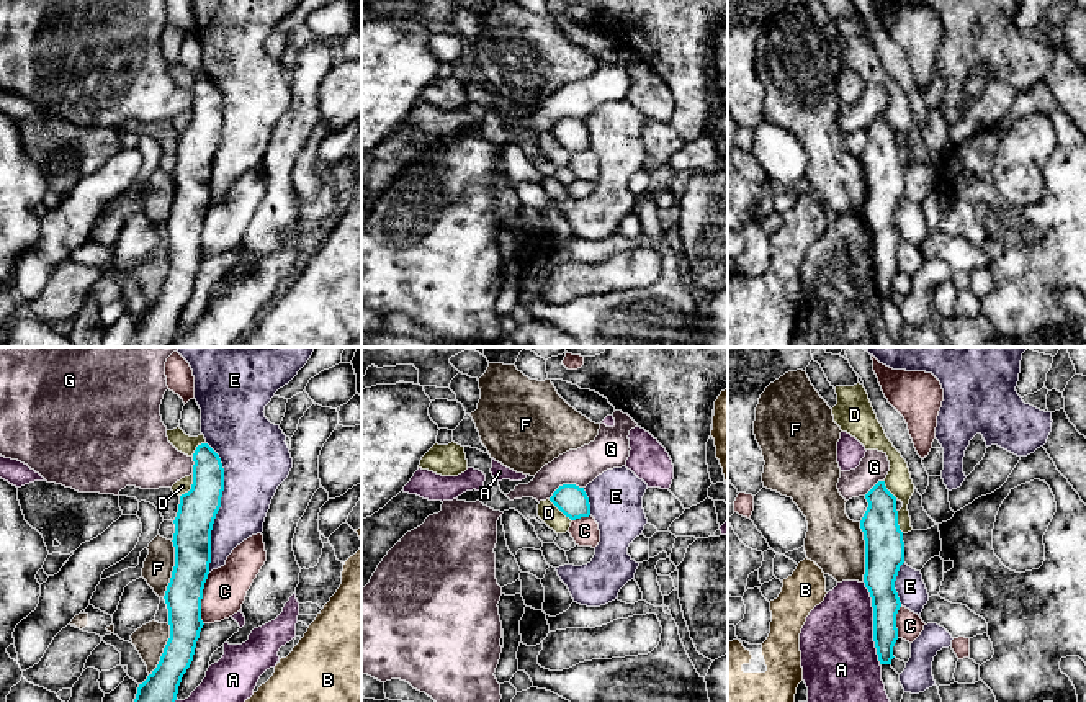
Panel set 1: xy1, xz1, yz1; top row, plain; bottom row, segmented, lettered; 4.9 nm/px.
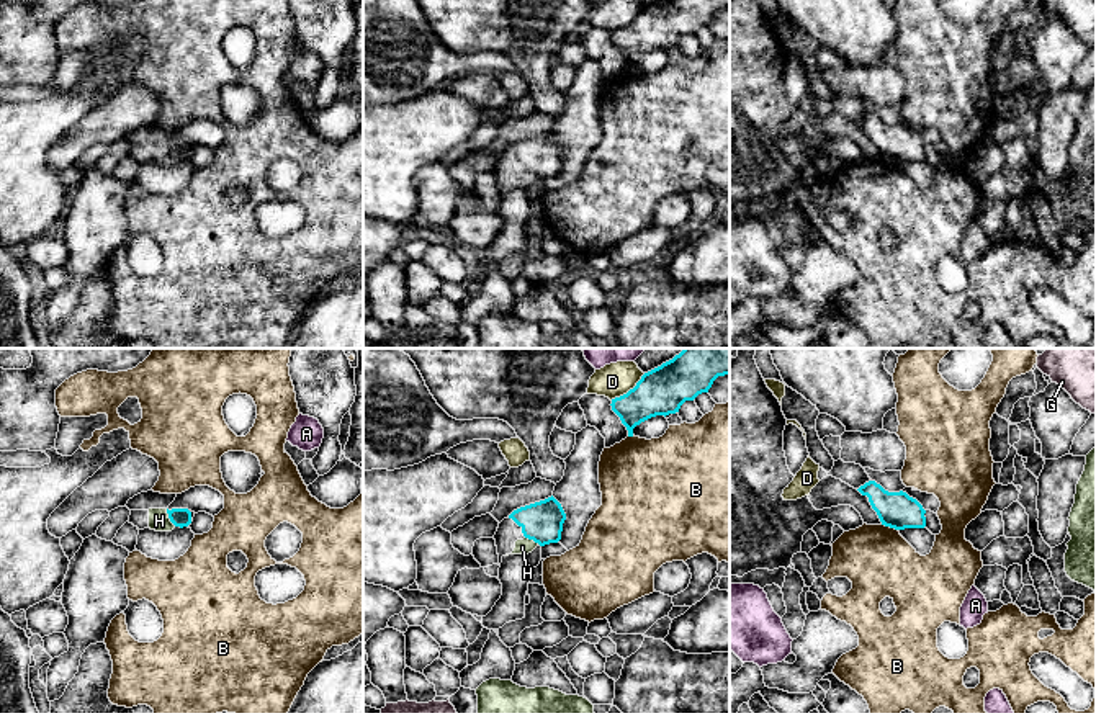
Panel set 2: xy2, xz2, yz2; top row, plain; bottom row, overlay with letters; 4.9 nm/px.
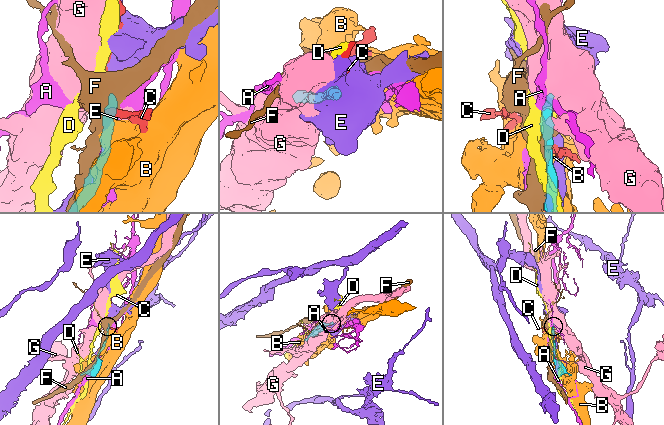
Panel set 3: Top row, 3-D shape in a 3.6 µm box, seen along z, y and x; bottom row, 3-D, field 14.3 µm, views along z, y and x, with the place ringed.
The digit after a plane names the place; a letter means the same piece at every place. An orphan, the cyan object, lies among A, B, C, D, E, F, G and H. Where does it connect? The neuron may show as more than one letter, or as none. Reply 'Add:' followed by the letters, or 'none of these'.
Add: H

